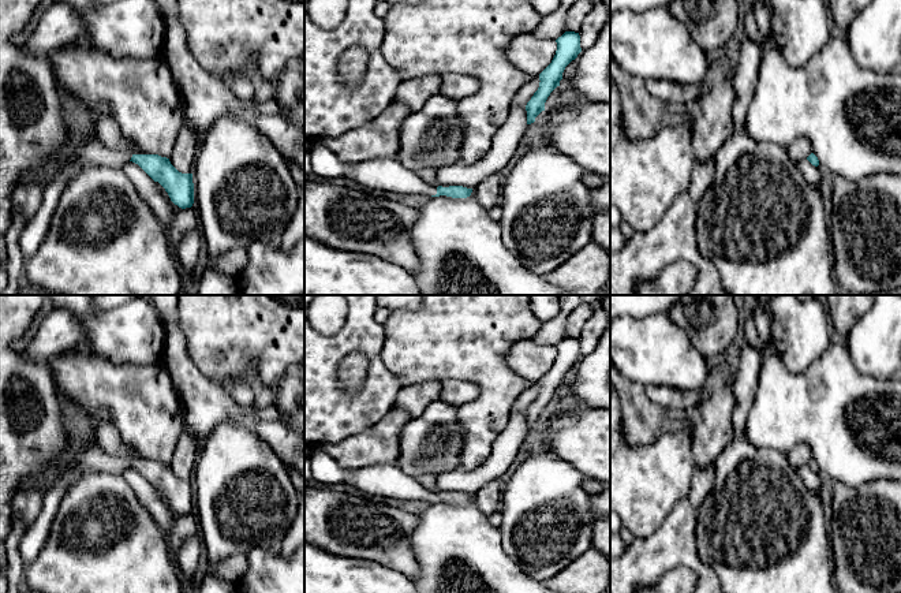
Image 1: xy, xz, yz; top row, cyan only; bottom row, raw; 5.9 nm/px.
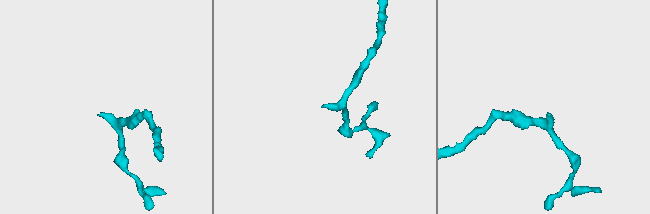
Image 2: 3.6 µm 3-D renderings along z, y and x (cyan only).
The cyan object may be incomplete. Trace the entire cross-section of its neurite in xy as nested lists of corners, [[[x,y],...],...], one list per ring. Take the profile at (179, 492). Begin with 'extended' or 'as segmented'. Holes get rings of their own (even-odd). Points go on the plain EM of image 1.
extended; [[[93,435],[83,440],[82,450],[76,456],[68,452],[59,465],[59,475],[46,489],[40,515],[19,542],[19,553],[25,568],[37,559],[44,548],[63,496],[74,480],[86,471],[121,474],[130,466],[138,470],[154,488],[158,488],[175,511],[186,515],[194,510],[192,480],[179,478],[169,465],[158,460],[113,458],[100,447]]]

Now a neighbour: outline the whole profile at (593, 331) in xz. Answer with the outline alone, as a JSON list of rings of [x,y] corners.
[[[603,307],[595,310],[591,314],[591,317],[584,324],[582,335],[579,337],[582,355],[588,355],[597,348],[606,331],[606,324],[607,312]]]

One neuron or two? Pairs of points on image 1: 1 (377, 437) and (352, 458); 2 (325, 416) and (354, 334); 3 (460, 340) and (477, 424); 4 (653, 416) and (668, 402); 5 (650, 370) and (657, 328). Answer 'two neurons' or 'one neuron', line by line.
1: one neuron
2: one neuron
3: one neuron
4: two neurons
5: one neuron

